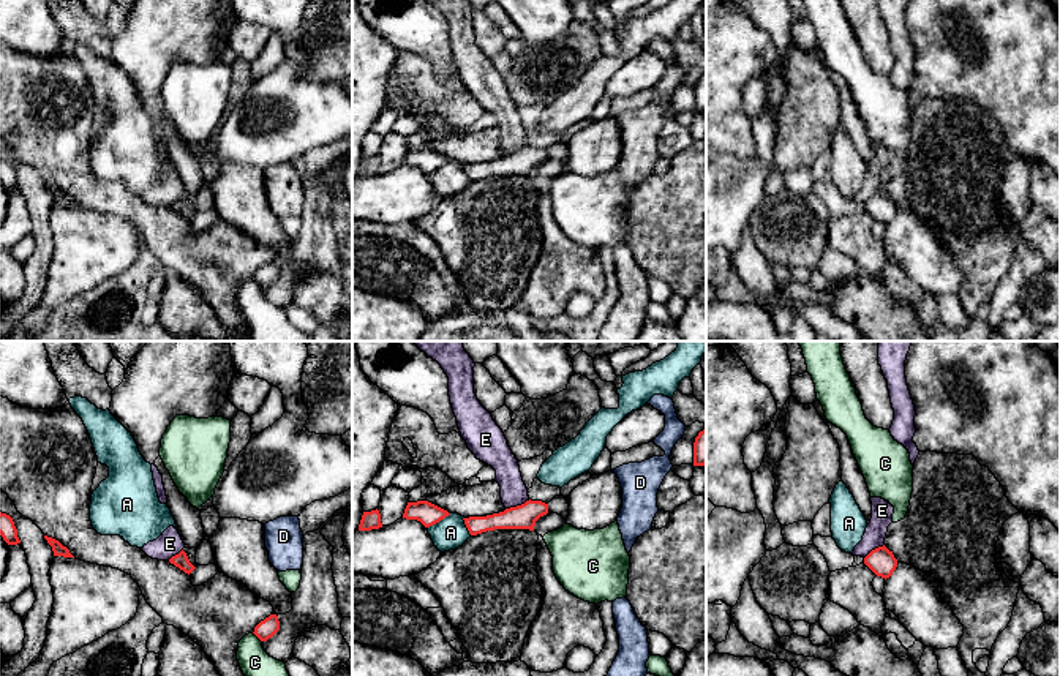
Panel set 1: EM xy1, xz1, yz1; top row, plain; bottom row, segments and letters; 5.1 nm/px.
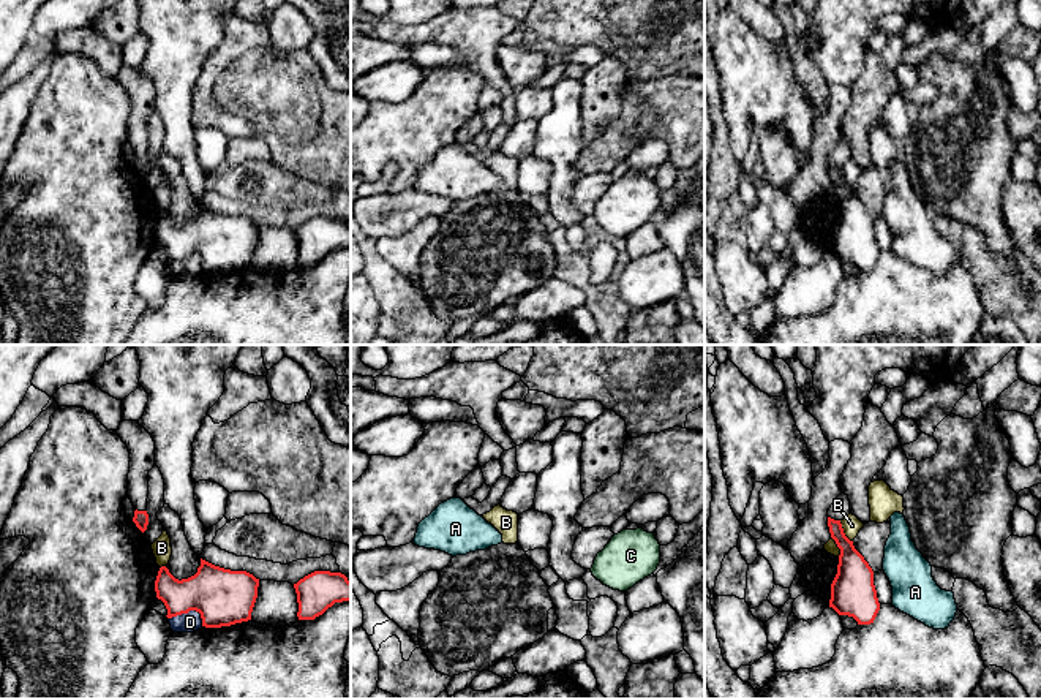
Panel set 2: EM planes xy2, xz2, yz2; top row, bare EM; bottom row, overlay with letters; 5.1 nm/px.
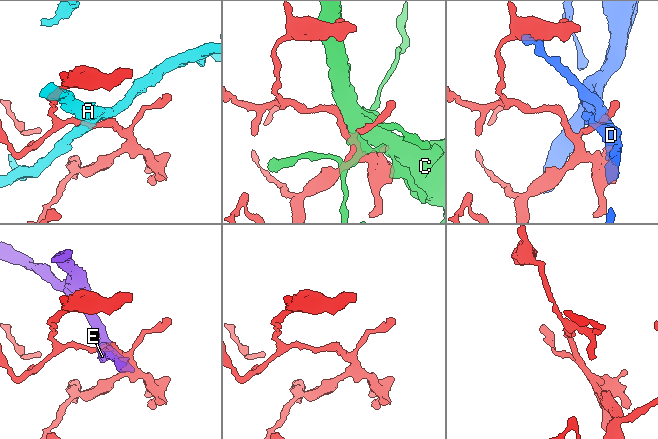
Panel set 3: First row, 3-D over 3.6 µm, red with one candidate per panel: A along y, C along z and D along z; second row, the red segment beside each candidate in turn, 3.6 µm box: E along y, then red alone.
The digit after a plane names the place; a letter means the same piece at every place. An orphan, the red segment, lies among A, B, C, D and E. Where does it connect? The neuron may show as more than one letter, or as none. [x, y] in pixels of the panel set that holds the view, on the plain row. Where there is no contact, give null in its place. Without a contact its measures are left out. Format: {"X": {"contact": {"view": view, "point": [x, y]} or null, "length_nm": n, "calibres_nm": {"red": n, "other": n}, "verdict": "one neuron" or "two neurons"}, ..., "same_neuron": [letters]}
{"A": {"contact": {"view": "xz1", "point": [439, 166]}, "length_nm": 140, "calibres_nm": {"red": 120, "other": 160}, "verdict": "two neurons"}, "B": {"contact": {"view": "yz2", "point": [842, 177]}, "length_nm": 130, "calibres_nm": {"red": 190, "other": 90}, "verdict": "two neurons"}, "C": {"contact": {"view": "xy1", "point": [256, 281]}, "length_nm": 70, "calibres_nm": {"red": 100, "other": 200}, "verdict": "two neurons"}, "D": {"contact": {"view": "xy2", "point": [190, 255]}, "length_nm": 180, "calibres_nm": {"red": 280, "other": 100}, "verdict": "two neurons"}, "E": {"contact": {"view": "xz1", "point": [517, 152]}, "length_nm": 140, "calibres_nm": {"red": 130, "other": 140}, "verdict": "two neurons"}, "same_neuron": []}

